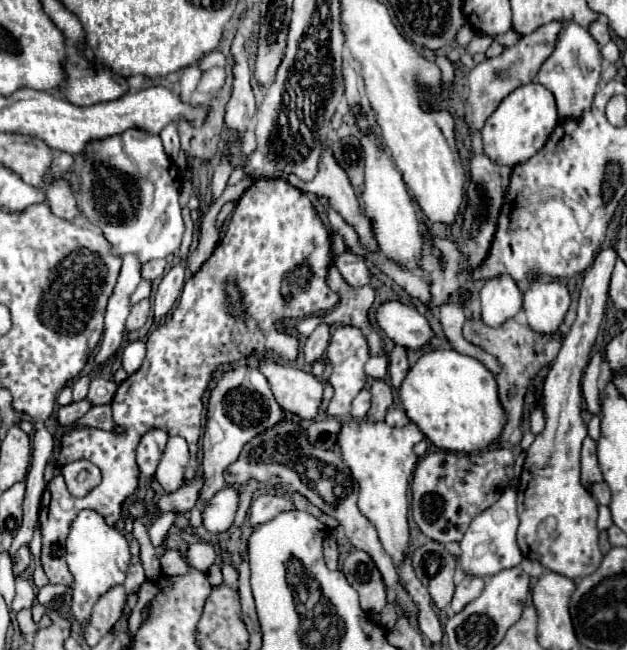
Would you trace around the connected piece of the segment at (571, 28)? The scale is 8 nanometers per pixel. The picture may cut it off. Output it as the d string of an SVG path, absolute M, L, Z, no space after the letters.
M561 20L561 26L563 26L563 30L557 36L555 50L543 62L543 66L537 74L537 82L543 84L547 90L551 90L555 96L559 118L579 116L579 112L585 112L587 108L591 108L591 100L595 96L597 80L601 74L599 44L593 40L589 30L571 20Z

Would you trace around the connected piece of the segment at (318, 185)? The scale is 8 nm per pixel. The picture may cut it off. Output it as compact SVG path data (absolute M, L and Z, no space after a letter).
M325 152L325 154L323 154L323 158L321 158L321 162L319 162L319 172L317 172L317 176L315 176L311 182L297 180L295 176L289 176L289 182L291 182L293 186L297 186L299 190L303 190L303 192L311 192L311 194L315 194L315 196L325 196L327 202L329 202L329 206L335 208L335 210L343 216L343 220L345 220L349 226L353 226L353 230L355 230L357 236L359 236L359 244L361 244L365 250L379 250L379 248L377 248L377 240L375 240L373 222L367 218L365 210L361 208L361 204L359 204L359 200L357 200L357 196L355 196L355 192L353 192L353 186L351 186L349 180L347 180L347 174L339 168L339 164L335 162L335 158L333 158L331 152Z

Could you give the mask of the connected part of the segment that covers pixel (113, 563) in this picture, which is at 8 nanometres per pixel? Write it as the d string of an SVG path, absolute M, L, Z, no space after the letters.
M83 510L71 524L71 532L65 542L65 560L75 578L73 582L73 616L85 626L97 598L107 592L111 586L121 584L125 580L129 568L129 542L115 528L105 522L105 518L95 510Z

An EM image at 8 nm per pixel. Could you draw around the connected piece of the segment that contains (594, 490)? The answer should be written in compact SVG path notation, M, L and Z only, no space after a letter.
M593 482L589 484L591 496L597 500L597 504L609 504L609 488L605 482Z

